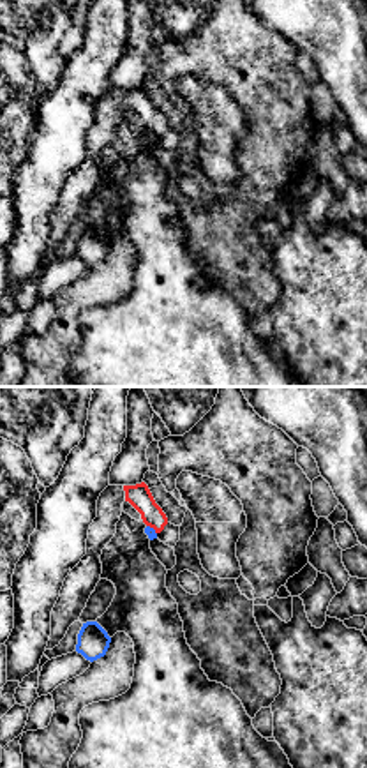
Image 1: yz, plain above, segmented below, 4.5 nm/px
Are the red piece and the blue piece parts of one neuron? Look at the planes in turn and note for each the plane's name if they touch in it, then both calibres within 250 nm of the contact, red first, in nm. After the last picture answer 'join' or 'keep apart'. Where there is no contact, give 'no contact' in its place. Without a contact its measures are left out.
yz | 110/50 nm

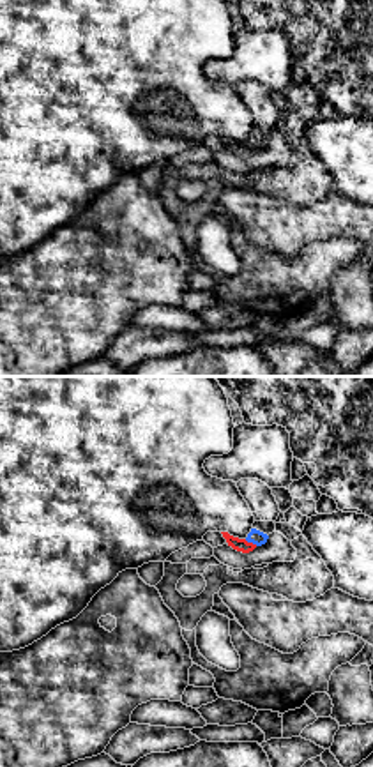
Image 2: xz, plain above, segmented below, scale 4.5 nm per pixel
xz | 60/70 nm

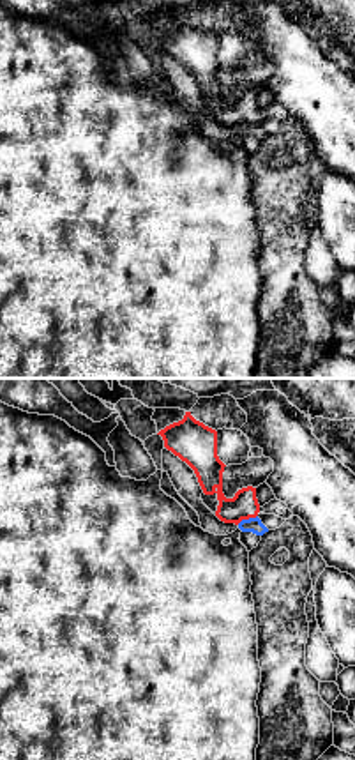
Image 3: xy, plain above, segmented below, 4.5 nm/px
xy | 120/70 nm

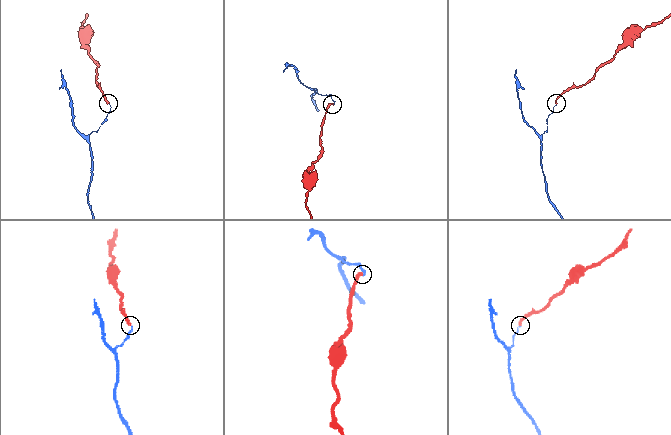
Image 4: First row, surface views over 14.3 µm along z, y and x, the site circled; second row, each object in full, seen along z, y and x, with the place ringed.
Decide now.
keep apart

